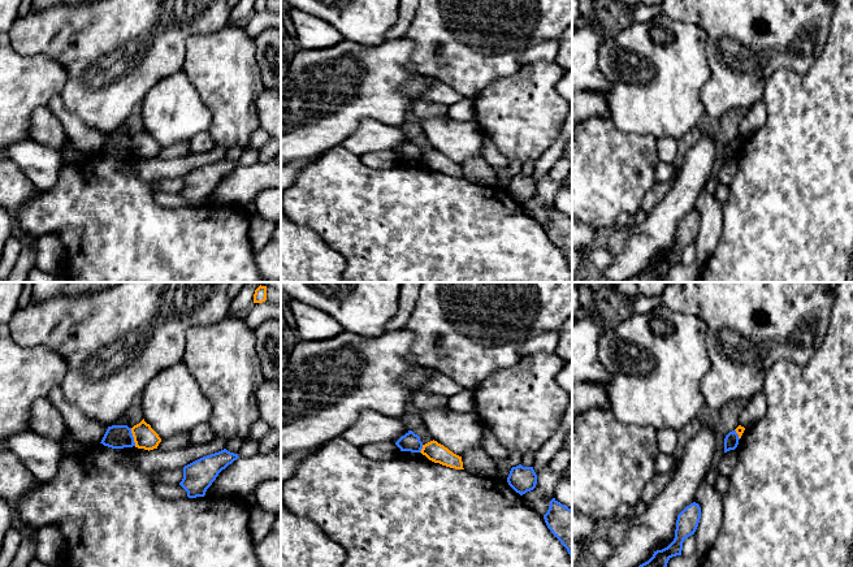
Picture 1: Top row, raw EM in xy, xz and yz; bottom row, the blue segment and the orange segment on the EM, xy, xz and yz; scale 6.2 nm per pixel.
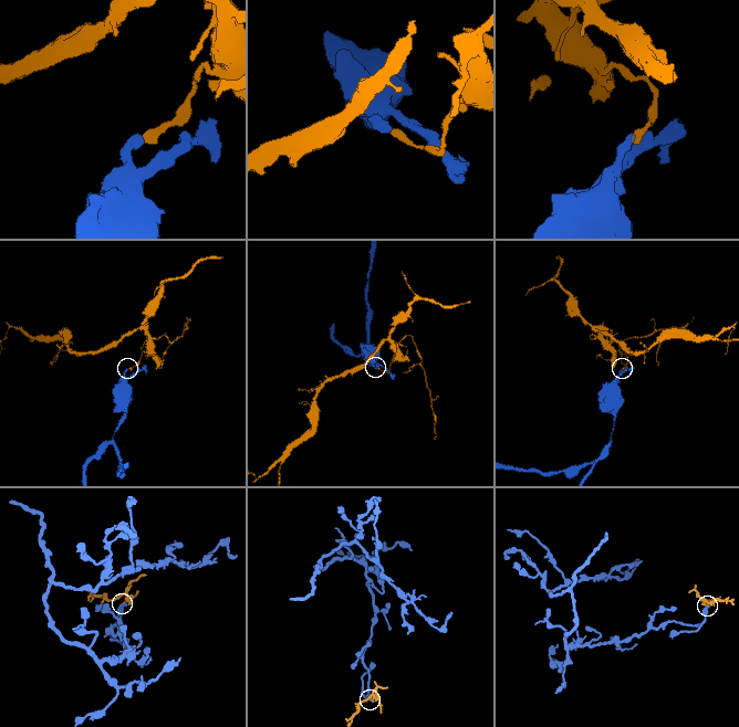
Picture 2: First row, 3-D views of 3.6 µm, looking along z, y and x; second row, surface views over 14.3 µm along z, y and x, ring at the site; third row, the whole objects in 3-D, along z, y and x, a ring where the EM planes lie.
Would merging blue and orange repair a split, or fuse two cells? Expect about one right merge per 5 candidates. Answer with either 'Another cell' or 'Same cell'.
Another cell

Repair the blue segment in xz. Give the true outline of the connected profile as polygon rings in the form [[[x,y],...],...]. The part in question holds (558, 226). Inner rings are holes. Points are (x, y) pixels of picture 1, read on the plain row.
[[[553,207],[544,228],[551,242],[572,265],[572,218]]]

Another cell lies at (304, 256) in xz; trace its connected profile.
[[[281,209],[281,282],[342,282],[345,257],[312,229],[289,220]]]

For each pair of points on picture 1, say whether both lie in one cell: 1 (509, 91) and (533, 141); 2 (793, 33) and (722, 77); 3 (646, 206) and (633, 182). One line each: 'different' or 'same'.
1: same
2: same
3: different

